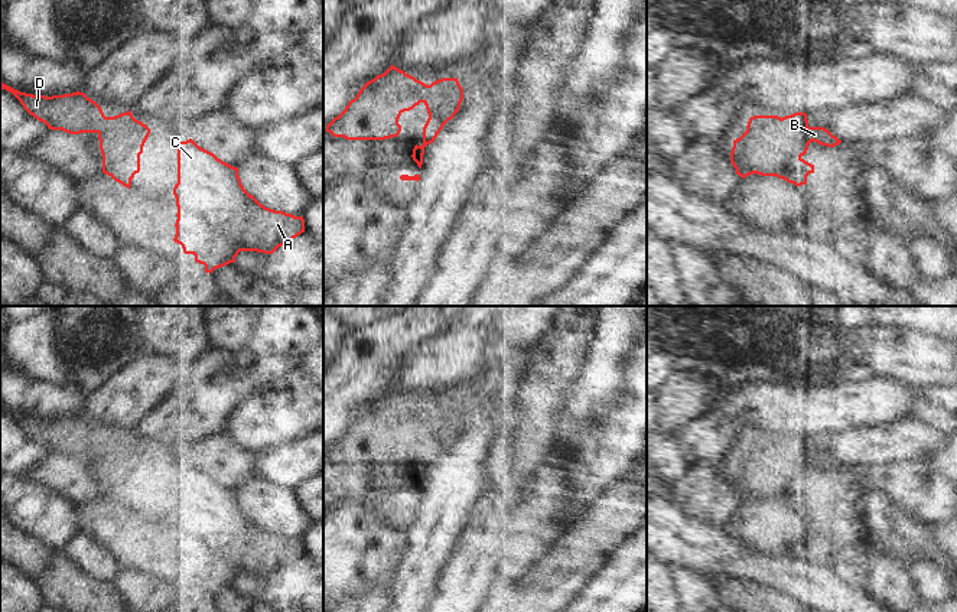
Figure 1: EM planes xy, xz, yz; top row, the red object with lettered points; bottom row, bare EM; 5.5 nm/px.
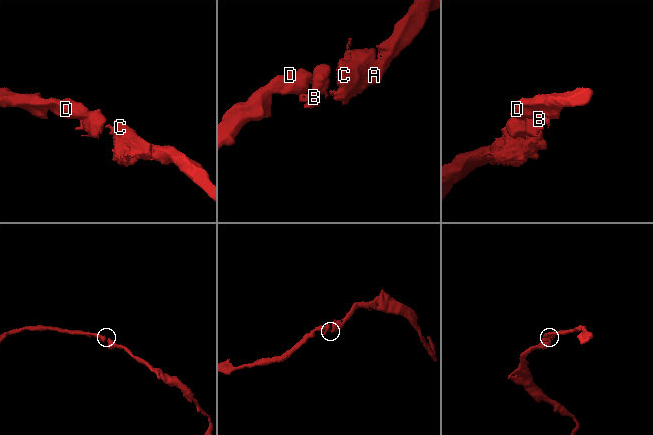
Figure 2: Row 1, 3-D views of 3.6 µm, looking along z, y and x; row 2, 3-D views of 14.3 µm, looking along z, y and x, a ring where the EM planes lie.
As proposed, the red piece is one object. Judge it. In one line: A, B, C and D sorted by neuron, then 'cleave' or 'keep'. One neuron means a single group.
A B C D; keep

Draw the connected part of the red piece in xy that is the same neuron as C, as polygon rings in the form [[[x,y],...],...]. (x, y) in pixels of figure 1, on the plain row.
[[[192,462],[178,465],[178,507],[173,518],[178,530],[173,564],[182,569],[185,577],[193,577],[195,585],[205,589],[205,596],[235,586],[240,574],[273,577],[305,556],[303,540],[261,528],[241,508],[238,491],[199,471]]]

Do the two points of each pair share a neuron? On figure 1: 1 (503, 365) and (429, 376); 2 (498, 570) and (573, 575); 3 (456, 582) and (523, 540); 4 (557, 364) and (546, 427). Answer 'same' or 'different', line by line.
1: same
2: different
3: same
4: same

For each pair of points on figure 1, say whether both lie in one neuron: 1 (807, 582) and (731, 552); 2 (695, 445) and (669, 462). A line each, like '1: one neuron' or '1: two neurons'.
1: one neuron
2: two neurons

